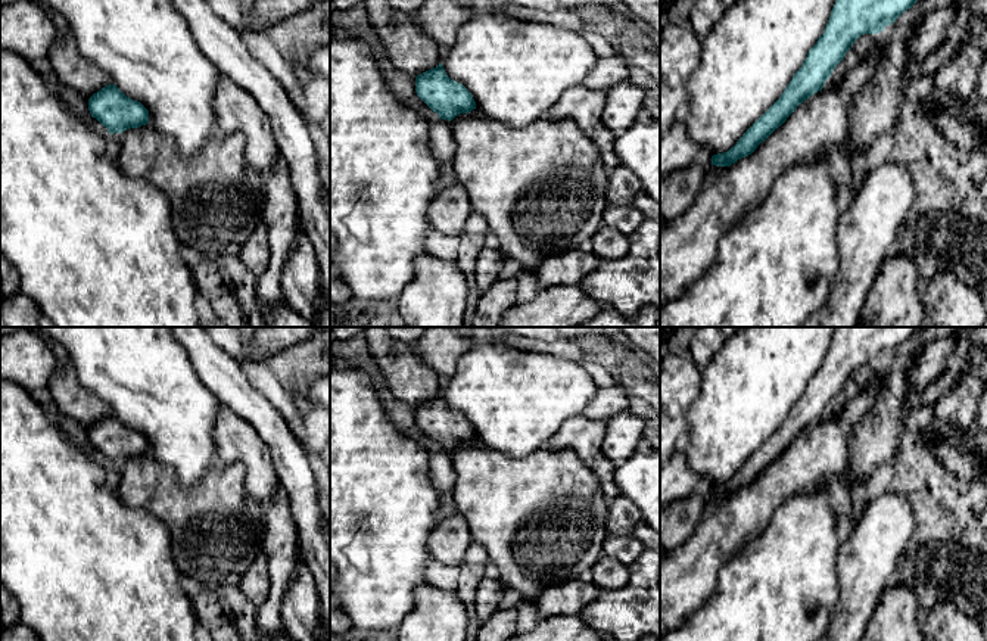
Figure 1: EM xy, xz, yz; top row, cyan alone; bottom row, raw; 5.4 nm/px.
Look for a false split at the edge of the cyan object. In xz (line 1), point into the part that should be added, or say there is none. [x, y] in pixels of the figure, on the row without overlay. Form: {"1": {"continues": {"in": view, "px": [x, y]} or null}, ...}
{"1": {"continues": null}}

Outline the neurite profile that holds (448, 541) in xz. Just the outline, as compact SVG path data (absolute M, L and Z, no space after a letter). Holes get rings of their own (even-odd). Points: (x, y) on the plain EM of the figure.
M457 511L439 520L427 536L427 553L446 566L461 566L471 542L468 523Z

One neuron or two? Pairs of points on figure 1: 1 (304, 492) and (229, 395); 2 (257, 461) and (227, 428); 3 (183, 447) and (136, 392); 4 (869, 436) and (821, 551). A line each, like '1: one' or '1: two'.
1: one
2: one
3: one
4: two

